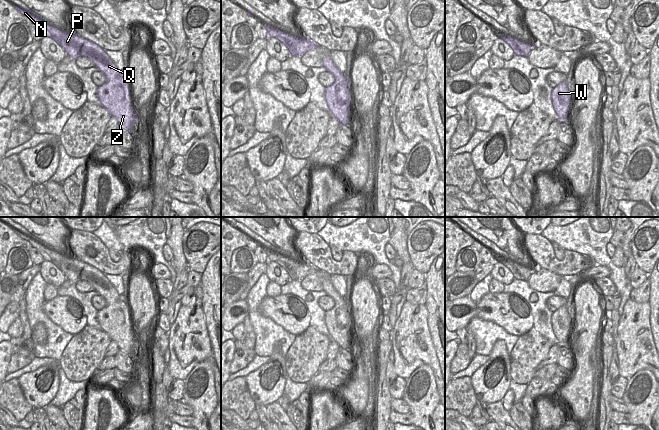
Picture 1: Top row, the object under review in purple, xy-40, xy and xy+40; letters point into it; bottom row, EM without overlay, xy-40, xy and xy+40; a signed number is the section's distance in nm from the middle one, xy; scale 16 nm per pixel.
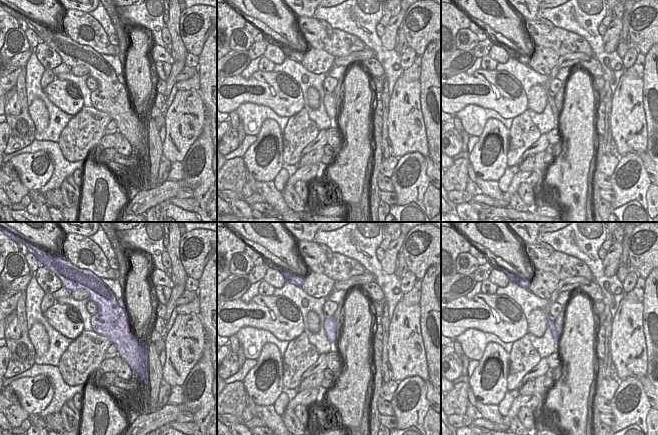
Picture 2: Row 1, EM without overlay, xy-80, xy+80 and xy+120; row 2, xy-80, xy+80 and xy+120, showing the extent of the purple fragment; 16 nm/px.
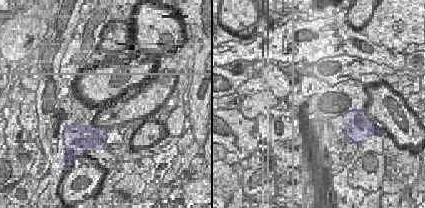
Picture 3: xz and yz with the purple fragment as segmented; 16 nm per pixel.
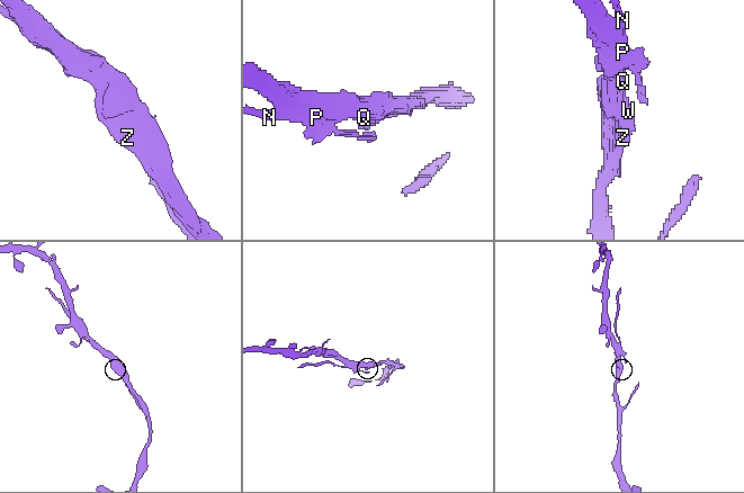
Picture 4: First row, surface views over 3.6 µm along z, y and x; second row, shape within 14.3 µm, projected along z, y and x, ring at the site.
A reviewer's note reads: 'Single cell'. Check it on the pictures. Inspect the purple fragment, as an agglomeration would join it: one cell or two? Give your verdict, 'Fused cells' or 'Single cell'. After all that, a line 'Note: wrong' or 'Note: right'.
Fused cells.
Note: wrong

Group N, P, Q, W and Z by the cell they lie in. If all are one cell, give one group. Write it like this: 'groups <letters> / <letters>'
groups N / P Q W Z

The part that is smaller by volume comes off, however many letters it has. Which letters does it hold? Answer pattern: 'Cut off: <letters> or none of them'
Cut off: N

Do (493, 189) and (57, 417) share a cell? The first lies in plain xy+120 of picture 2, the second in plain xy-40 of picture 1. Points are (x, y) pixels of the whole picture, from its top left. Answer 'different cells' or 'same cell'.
same cell

